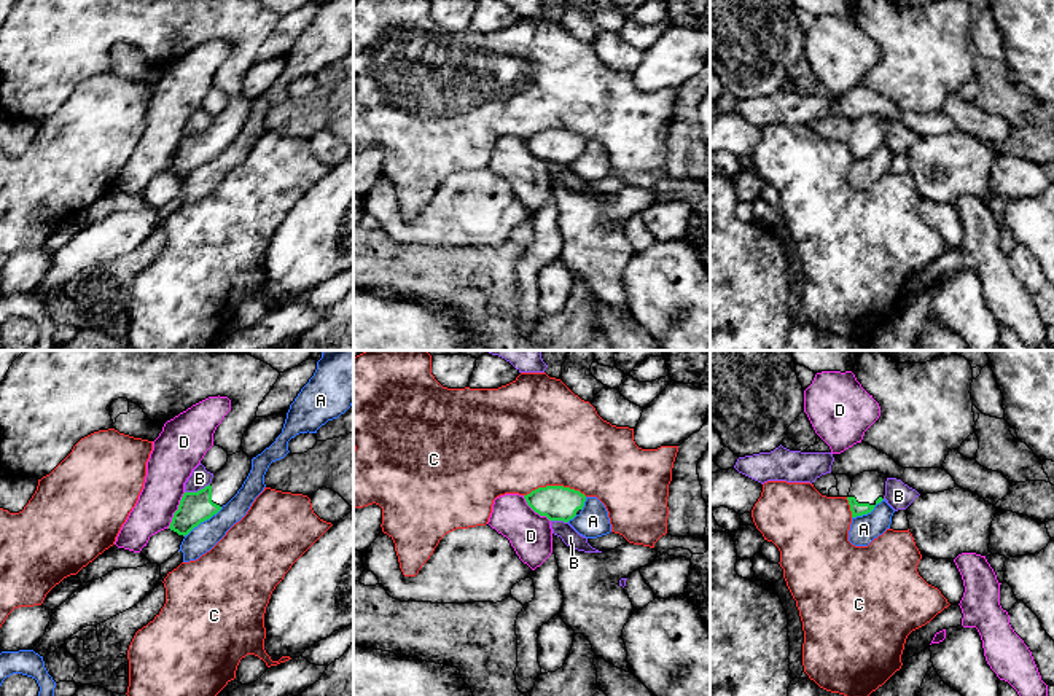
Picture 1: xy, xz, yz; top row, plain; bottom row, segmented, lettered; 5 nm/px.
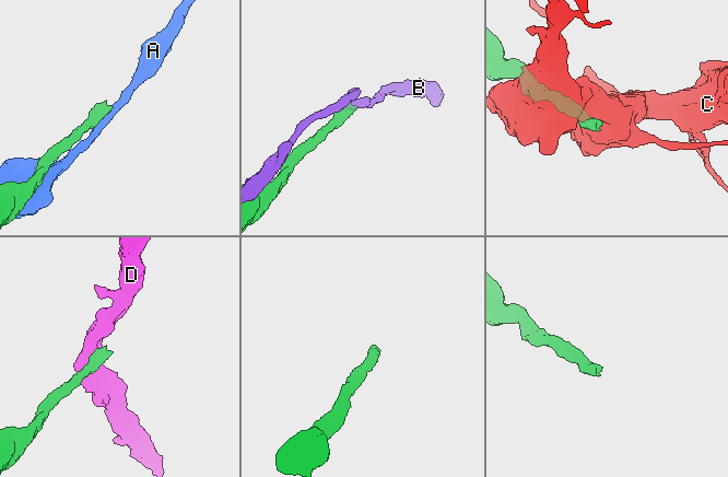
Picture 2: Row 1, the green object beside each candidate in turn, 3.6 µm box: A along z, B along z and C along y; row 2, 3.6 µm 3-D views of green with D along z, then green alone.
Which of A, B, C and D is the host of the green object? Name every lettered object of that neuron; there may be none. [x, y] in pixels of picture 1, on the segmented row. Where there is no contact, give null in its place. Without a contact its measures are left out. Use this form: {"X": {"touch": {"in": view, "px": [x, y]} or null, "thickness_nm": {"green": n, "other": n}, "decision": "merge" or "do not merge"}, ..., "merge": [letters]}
{"A": {"touch": {"in": "xy", "px": [202, 521]}, "thickness_nm": {"green": 160, "other": 140}, "decision": "do not merge"}, "B": {"touch": {"in": "xy", "px": [198, 491]}, "thickness_nm": {"green": 160, "other": 100}, "decision": "do not merge"}, "C": {"touch": {"in": "xz", "px": [556, 486]}, "thickness_nm": {"green": 180, "other": 480}, "decision": "do not merge"}, "D": {"touch": {"in": "xy", "px": [177, 510]}, "thickness_nm": {"green": 160, "other": 220}, "decision": "do not merge"}, "merge": []}

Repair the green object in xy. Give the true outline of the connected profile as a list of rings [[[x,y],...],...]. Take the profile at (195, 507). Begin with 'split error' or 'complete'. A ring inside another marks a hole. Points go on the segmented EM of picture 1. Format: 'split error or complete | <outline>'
split error | [[[24,350],[10,366],[0,384],[0,468],[10,476],[41,479],[49,475],[84,436],[113,428],[110,406],[118,398],[139,405],[148,419],[166,424],[209,397],[228,397],[231,411],[213,433],[213,444],[228,452],[226,465],[212,483],[197,492],[185,492],[174,513],[170,530],[188,535],[201,522],[217,514],[242,487],[252,470],[252,457],[242,451],[245,430],[256,419],[264,397],[280,373],[271,365],[239,350]]]

